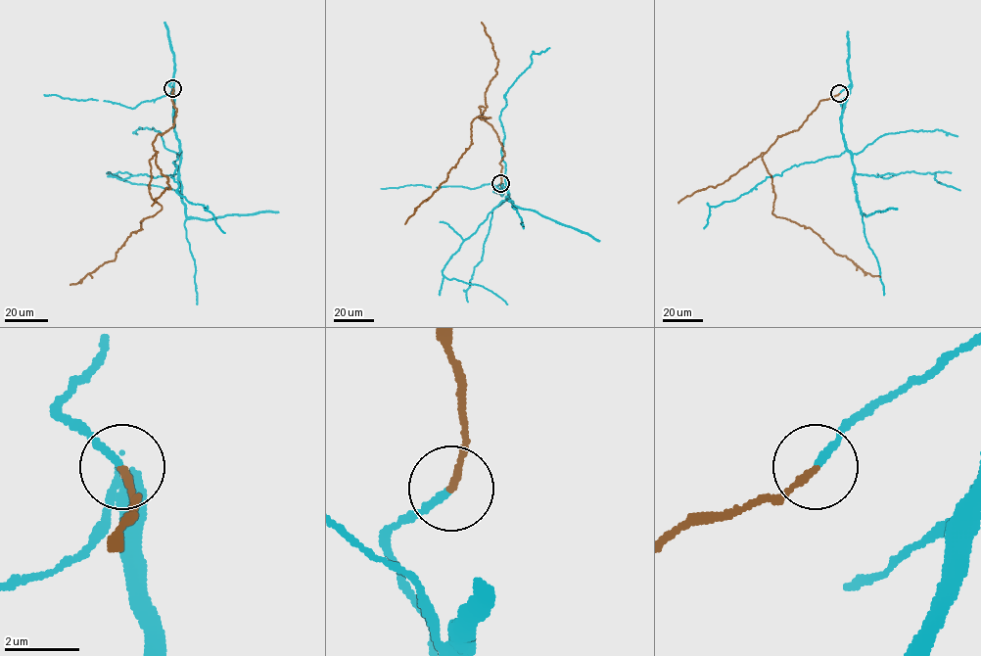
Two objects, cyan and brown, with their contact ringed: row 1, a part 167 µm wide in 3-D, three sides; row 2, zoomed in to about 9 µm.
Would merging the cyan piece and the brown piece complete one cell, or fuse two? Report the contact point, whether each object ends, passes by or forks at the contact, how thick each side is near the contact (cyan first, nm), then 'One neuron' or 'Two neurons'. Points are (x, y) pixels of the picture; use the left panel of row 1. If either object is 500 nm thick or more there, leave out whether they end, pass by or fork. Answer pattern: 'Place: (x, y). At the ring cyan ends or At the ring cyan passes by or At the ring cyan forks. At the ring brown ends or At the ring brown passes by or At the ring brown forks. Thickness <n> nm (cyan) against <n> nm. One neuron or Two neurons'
Place: (172, 88). At the ring cyan ends. At the ring brown ends. Thickness 200 nm (cyan) against 180 nm. One neuron

